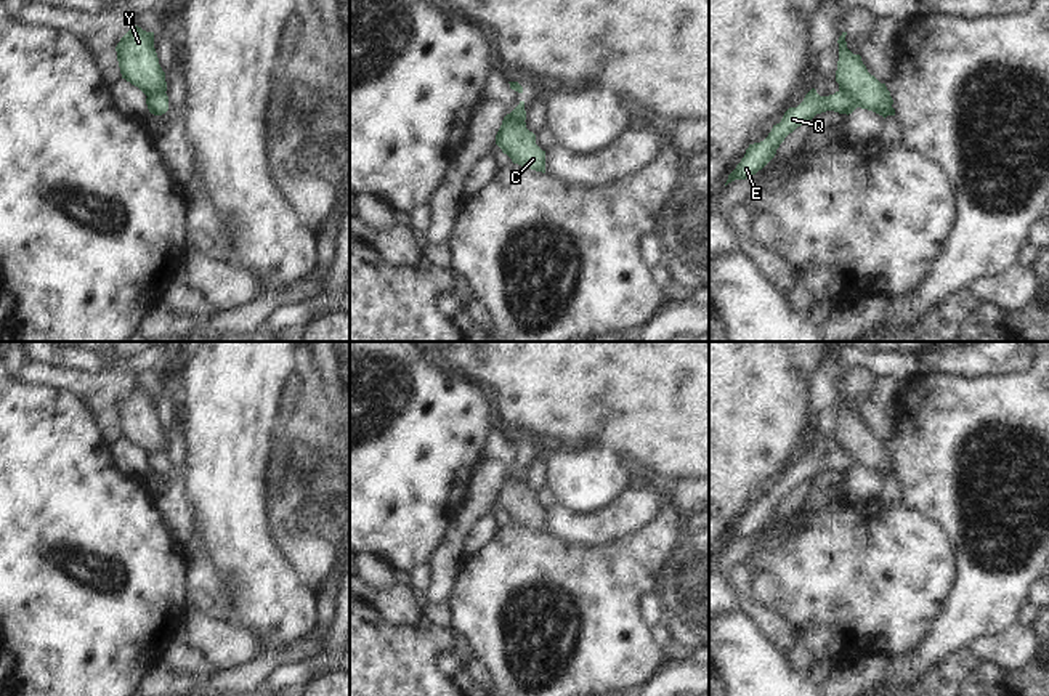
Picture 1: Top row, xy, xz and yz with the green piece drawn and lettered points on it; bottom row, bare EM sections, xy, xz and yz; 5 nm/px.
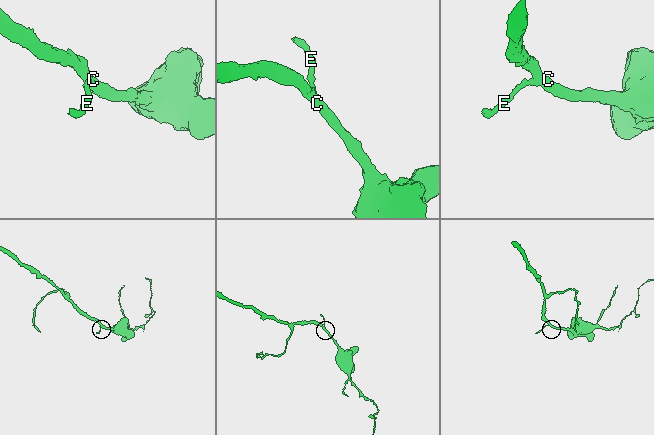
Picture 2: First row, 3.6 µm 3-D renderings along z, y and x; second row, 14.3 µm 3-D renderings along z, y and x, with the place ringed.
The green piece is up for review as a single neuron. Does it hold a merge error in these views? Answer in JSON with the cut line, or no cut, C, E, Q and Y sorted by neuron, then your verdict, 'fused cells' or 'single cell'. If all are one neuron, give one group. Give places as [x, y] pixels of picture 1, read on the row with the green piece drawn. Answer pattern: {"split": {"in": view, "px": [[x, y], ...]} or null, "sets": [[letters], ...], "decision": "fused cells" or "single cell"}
{"split": {"in": "yz", "px": [[839, 87], [858, 106]]}, "sets": [["C", "Y"], ["E", "Q"]], "decision": "fused cells"}

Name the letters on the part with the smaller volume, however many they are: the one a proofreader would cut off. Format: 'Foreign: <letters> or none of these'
Foreign: E, Q

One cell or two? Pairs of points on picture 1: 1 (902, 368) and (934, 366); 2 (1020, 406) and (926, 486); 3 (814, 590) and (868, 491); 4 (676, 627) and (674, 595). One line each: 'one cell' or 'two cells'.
1: one cell
2: one cell
3: two cells
4: one cell

